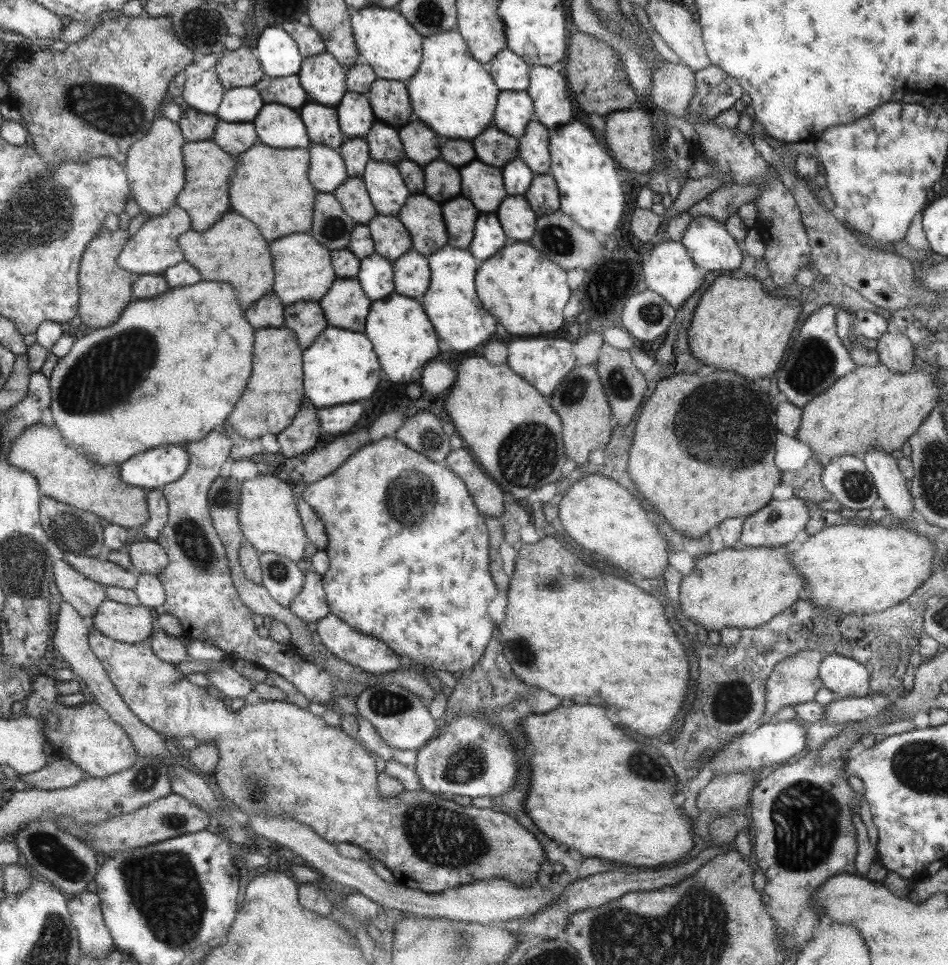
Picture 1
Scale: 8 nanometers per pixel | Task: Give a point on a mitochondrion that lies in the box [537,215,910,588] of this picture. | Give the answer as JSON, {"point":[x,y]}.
{"point":[706,422]}

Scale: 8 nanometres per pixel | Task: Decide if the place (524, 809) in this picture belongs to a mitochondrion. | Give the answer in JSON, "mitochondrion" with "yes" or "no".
{"mitochondrion":"no"}

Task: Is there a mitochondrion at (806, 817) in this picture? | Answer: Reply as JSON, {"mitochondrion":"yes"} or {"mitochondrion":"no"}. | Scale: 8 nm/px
{"mitochondrion":"yes"}

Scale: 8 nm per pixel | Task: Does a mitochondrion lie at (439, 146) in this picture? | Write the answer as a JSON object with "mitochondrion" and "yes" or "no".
{"mitochondrion":"no"}

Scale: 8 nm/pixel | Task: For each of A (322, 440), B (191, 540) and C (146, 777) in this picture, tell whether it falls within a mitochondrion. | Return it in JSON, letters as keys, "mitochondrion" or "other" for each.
{"A":"other","B":"mitochondrion","C":"mitochondrion"}

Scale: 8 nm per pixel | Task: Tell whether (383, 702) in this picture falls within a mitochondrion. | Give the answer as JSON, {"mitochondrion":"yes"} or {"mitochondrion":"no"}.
{"mitochondrion":"yes"}

